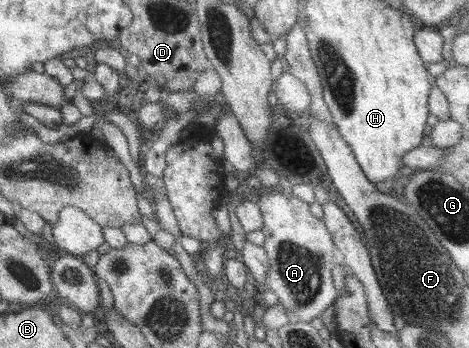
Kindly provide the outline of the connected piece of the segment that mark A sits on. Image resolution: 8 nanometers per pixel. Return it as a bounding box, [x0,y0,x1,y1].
[255,192,339,323]

